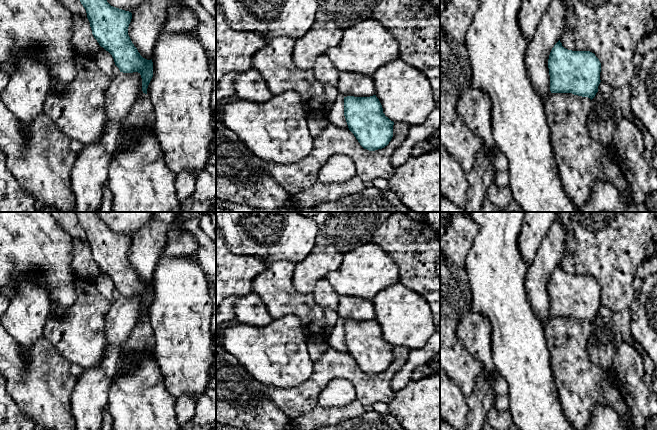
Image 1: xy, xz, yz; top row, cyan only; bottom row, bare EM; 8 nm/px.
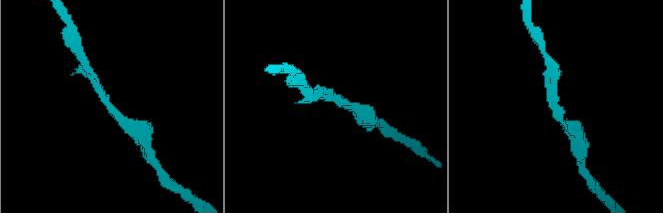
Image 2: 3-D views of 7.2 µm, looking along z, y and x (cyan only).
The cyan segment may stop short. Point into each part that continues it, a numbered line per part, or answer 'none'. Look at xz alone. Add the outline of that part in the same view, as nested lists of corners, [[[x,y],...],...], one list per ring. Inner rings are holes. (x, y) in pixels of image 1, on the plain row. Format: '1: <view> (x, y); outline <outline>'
none

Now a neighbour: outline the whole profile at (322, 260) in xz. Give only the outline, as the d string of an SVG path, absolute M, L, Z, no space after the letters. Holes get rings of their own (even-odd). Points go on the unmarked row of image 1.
M316 246L305 260L295 264L292 282L296 291L312 294L321 278L340 267L343 257L344 254L333 246Z

